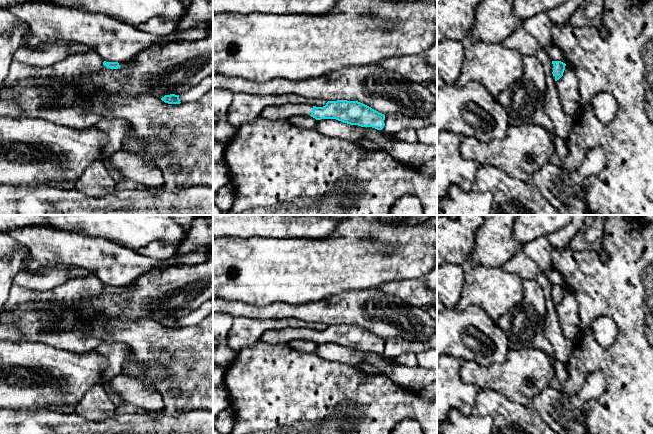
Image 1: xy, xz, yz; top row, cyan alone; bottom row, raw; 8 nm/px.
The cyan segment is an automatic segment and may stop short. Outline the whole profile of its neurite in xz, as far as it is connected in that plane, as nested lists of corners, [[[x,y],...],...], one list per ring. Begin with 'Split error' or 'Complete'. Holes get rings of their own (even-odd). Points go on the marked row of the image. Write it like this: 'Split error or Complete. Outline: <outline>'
Split error. Outline: [[[328,101],[323,107],[305,104],[285,104],[268,106],[263,109],[260,118],[267,120],[289,120],[294,115],[308,115],[316,120],[336,119],[350,125],[372,127],[382,130],[385,115],[358,101]]]

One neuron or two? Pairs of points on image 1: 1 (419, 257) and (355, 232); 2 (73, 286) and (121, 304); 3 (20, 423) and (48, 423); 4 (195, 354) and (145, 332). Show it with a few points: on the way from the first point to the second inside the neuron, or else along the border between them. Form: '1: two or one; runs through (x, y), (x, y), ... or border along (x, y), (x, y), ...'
1: one; runs through (403, 252), (395, 252), (378, 236), (371, 235)
2: two; border along (102, 287), (96, 295), (85, 296), (76, 306)
3: one; runs through (27, 423), (41, 423)
4: one; runs through (183, 350), (157, 343)

